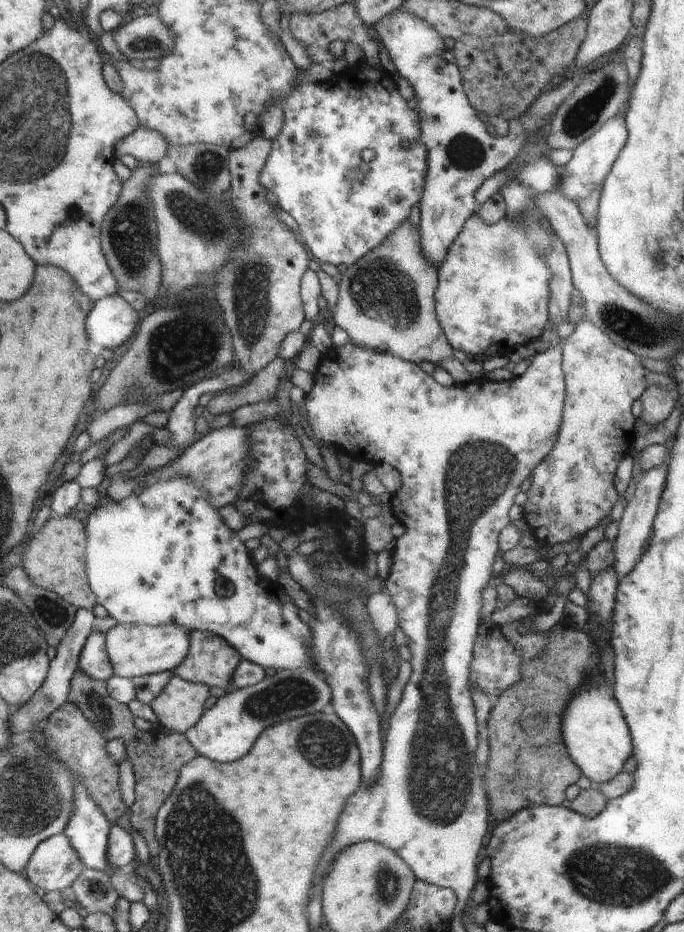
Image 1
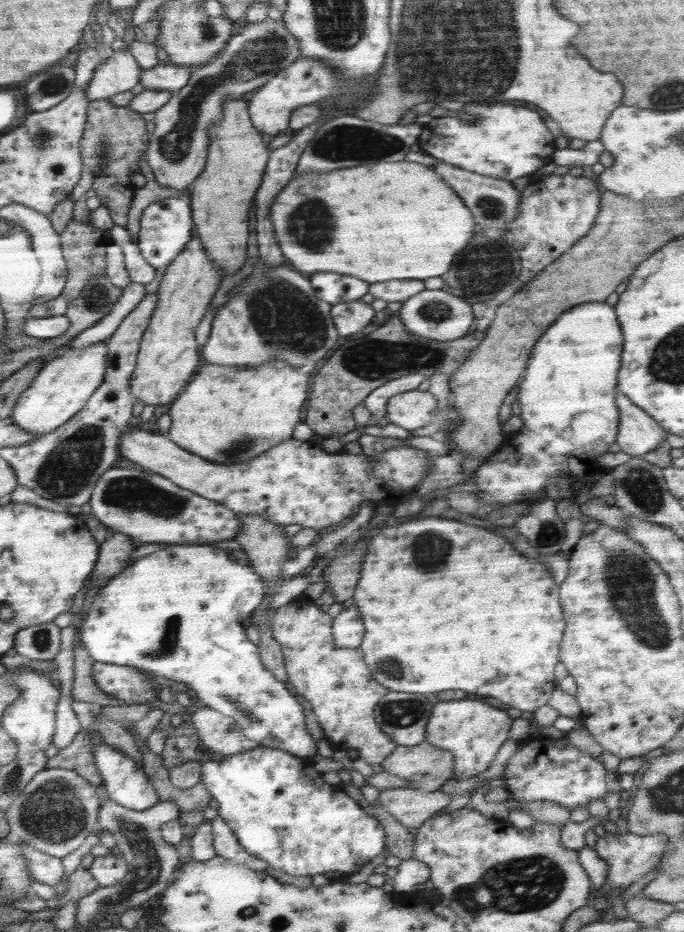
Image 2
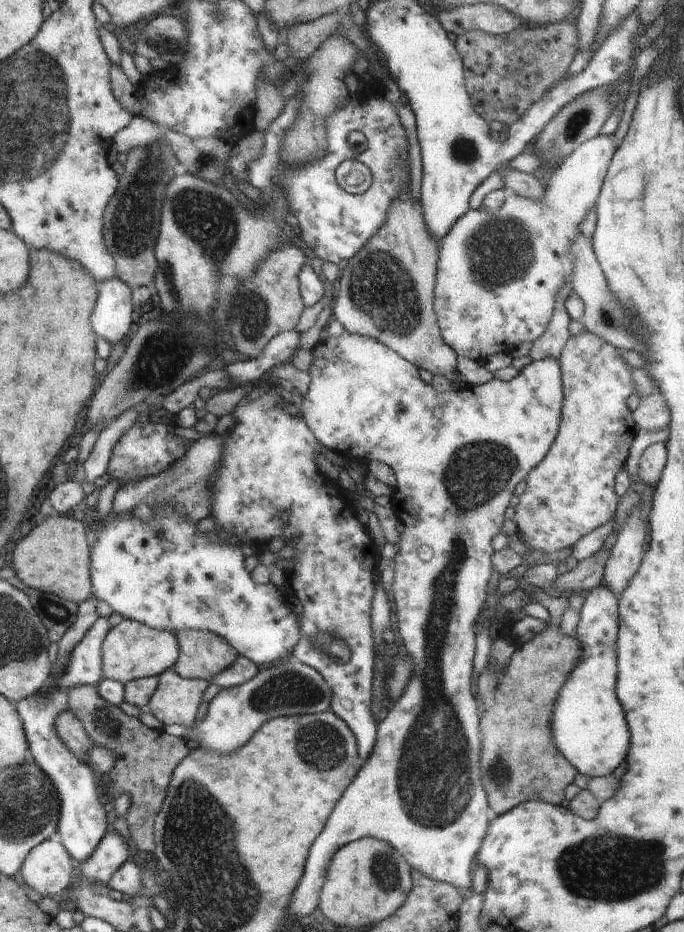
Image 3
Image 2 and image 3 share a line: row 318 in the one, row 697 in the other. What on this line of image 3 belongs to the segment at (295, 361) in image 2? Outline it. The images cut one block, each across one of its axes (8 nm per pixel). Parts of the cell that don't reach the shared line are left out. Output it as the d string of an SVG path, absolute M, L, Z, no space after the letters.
M292 655L275 660L273 664L258 668L258 672L242 684L222 688L209 702L206 716L197 725L186 728L180 724L165 724L162 730L170 736L182 737L183 739L194 739L199 747L215 750L215 753L232 753L234 749L248 742L265 722L276 717L289 717L296 715L312 714L312 712L326 712L332 702L332 692L324 678L311 666L303 662L296 662Z

